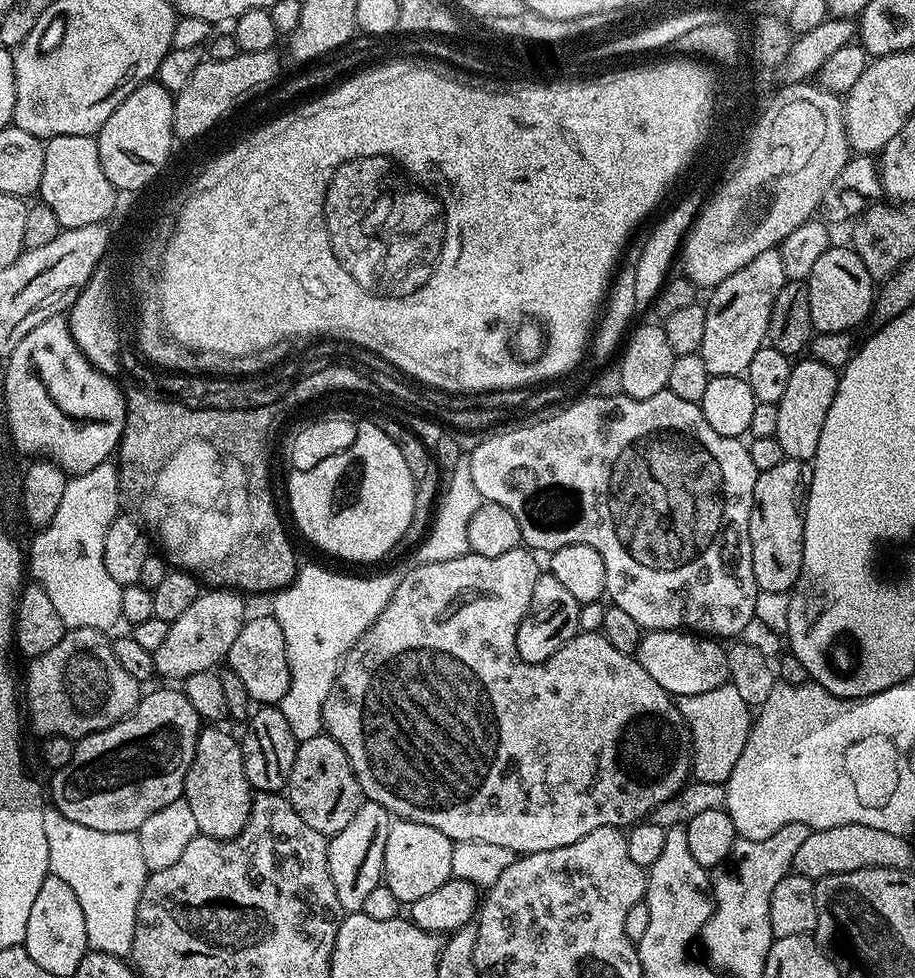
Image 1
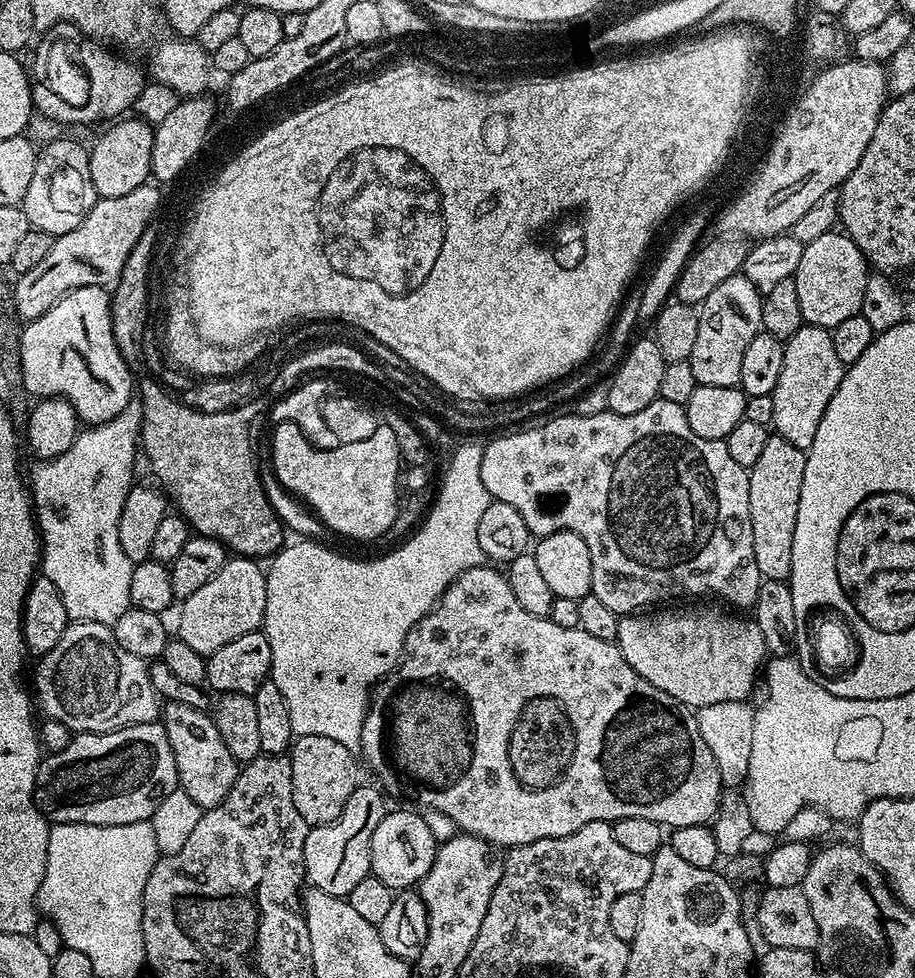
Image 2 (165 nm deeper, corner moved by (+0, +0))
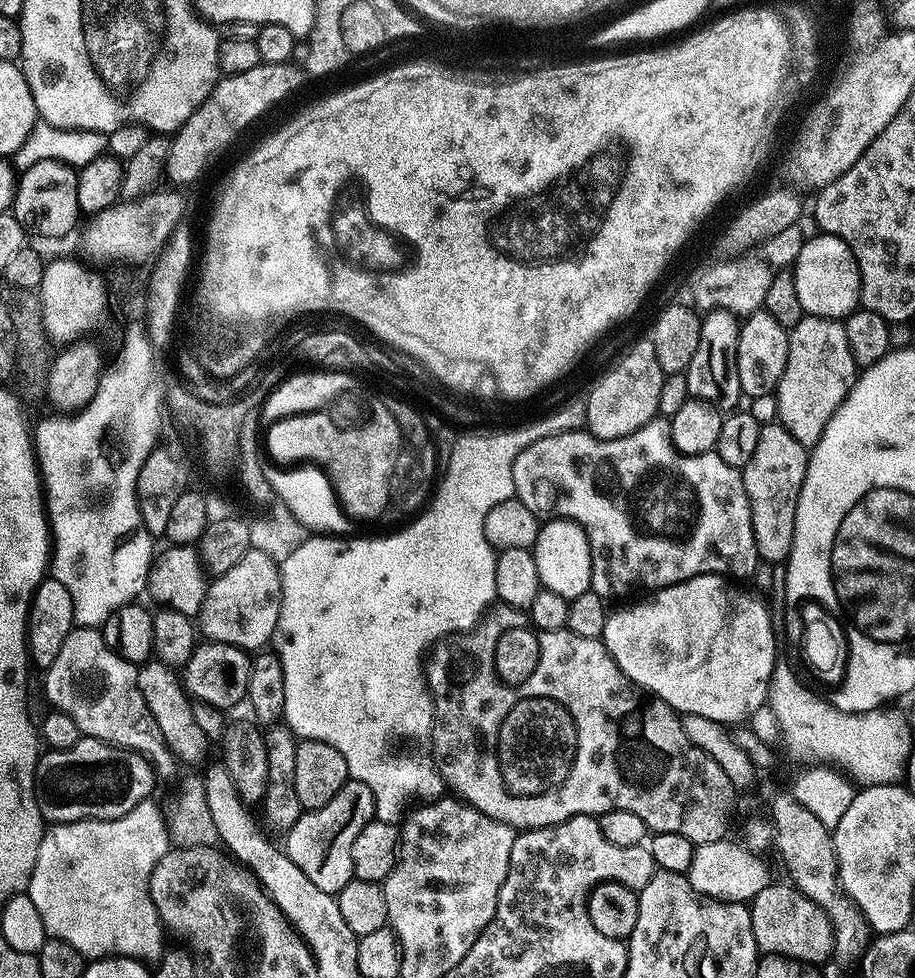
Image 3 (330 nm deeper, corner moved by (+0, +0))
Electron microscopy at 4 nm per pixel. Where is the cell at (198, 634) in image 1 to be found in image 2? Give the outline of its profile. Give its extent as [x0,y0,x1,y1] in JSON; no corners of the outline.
[178,558,266,657]

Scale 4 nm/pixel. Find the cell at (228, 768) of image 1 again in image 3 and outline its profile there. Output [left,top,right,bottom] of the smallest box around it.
[136,658,210,764]

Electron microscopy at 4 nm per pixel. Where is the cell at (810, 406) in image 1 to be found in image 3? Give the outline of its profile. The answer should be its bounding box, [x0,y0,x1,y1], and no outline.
[775,315,858,450]

